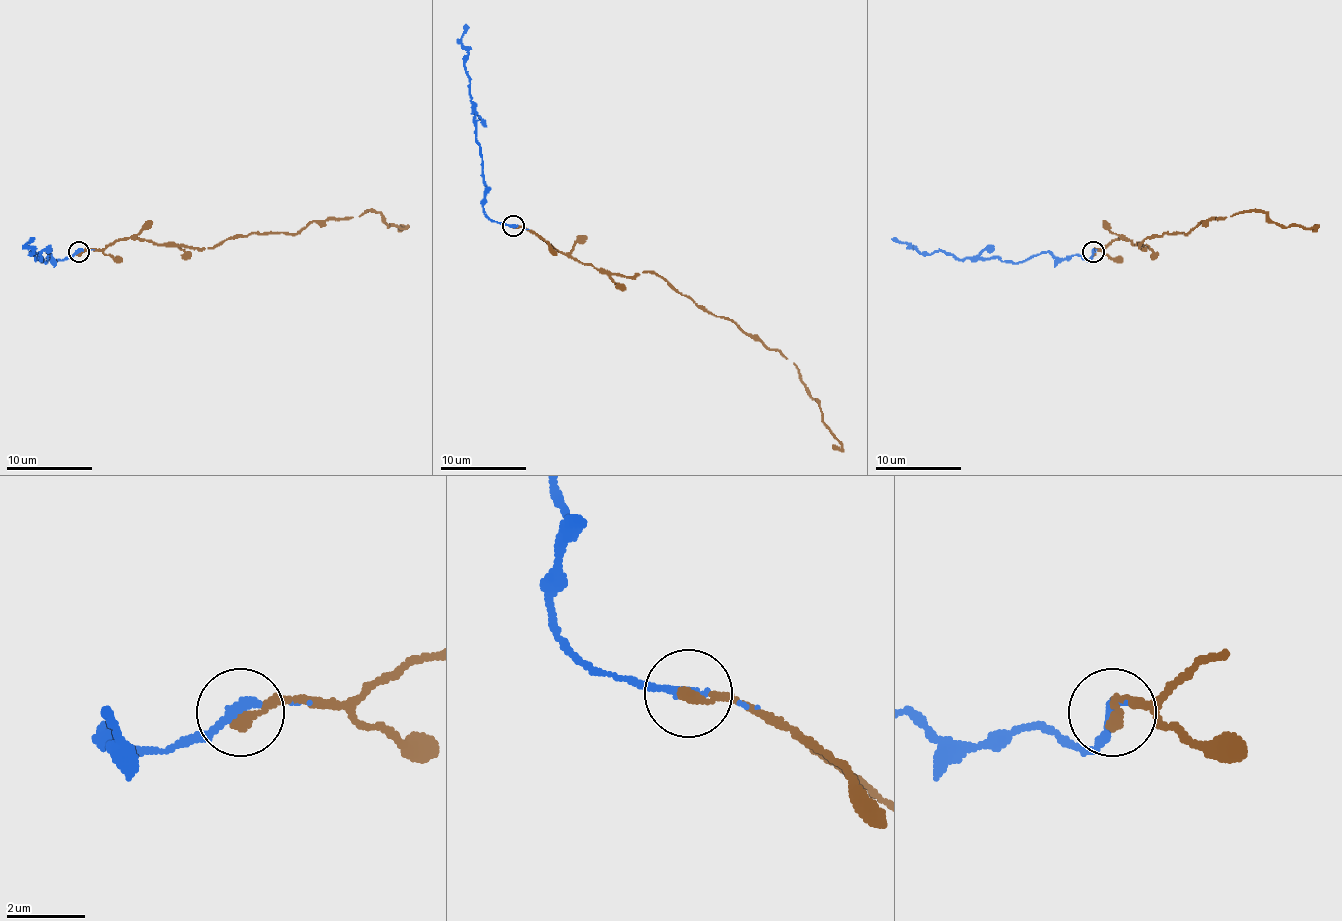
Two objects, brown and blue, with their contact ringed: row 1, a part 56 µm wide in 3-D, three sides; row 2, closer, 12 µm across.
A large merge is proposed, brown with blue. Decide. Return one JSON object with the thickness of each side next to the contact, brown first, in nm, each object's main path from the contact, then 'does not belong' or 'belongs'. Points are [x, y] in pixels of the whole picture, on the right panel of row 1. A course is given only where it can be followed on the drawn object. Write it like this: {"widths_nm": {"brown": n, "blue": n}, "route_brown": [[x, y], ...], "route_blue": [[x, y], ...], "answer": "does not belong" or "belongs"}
{"widths_nm": {"brown": 300, "blue": 180}, "route_brown": [[1093, 252], [1112, 239], [1144, 248], [1162, 233], [1250, 211], [1285, 226], [1319, 224]], "route_blue": [[1093, 252], [1090, 259], [1041, 252], [1011, 263], [954, 259], [939, 250], [922, 254], [892, 239]], "answer": "belongs"}

